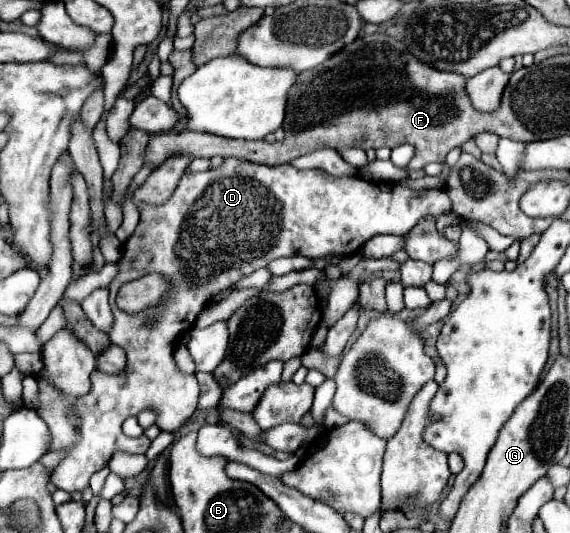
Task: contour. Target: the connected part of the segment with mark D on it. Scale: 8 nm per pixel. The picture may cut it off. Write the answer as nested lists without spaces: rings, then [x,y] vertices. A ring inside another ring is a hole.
[[[225,157],[217,169],[195,175],[185,173],[165,205],[143,209],[135,233],[123,245],[121,273],[109,285],[109,303],[115,317],[109,337],[125,349],[125,369],[119,375],[95,369],[91,373],[93,387],[83,397],[55,391],[45,369],[37,377],[37,415],[49,427],[49,449],[65,449],[65,457],[57,465],[57,471],[53,471],[51,483],[69,493],[83,491],[91,475],[105,467],[115,451],[145,453],[151,441],[144,434],[135,439],[127,437],[121,425],[127,417],[147,407],[157,411],[157,427],[161,431],[179,429],[195,413],[199,383],[195,375],[187,375],[177,367],[173,353],[181,335],[195,325],[197,315],[209,303],[211,293],[227,289],[241,275],[251,275],[279,257],[305,255],[317,259],[325,255],[353,255],[371,235],[403,237],[421,217],[439,217],[443,211],[451,211],[451,201],[443,189],[413,191],[389,183],[369,183],[359,177],[337,179],[319,169],[297,171],[289,163],[267,167]],[[139,251],[151,251],[153,255],[143,271],[133,267]],[[151,271],[173,281],[171,299],[137,315],[119,311],[115,305],[119,287]],[[71,409],[81,417],[79,431],[67,421]]]

